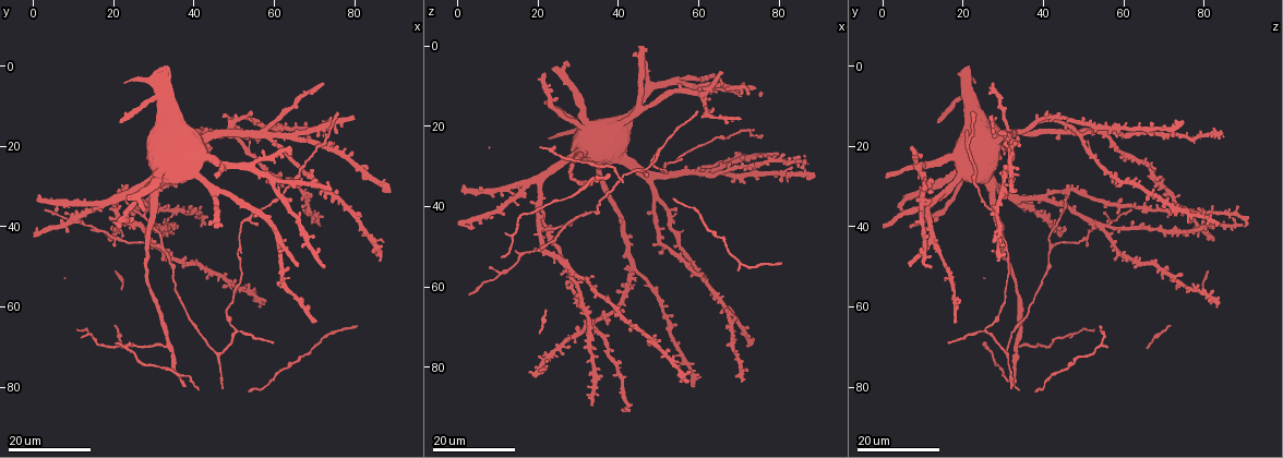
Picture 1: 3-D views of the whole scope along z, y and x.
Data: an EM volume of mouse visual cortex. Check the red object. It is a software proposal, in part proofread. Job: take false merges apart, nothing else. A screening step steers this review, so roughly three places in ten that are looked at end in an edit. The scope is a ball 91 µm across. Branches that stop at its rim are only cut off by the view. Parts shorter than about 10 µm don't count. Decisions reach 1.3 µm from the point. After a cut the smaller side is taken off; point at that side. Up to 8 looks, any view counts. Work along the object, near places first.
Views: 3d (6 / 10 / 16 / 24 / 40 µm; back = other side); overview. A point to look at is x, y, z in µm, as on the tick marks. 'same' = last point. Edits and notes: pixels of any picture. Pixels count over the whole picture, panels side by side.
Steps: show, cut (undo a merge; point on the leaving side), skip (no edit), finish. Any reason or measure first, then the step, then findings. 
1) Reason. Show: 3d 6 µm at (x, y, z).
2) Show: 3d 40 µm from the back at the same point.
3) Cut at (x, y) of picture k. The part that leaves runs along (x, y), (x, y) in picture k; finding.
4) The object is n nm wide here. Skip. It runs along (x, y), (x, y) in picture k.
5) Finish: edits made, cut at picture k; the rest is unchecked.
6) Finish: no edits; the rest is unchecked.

Three arms meet. Show: 3d 24 µm at (32.0, 45.0, 42.0).

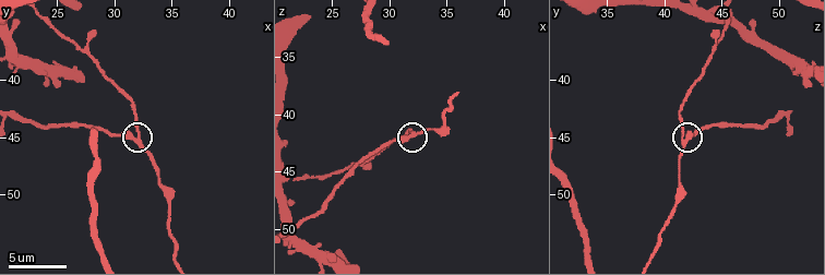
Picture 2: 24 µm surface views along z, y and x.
Zoom in. Show: 3d 10 µm at (31.4, 45.0, 42.0).

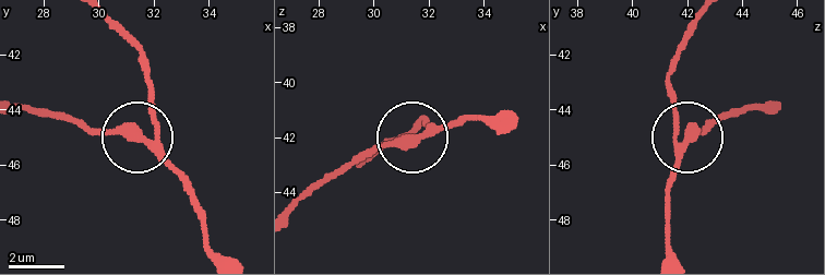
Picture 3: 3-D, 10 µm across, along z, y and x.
3 arms meet here. Skip. It runs along (111, 22), (138, 50), (154, 121), (140, 135), (79, 128) in picture 3; continuous, no second neuron.

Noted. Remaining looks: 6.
Small branch off a trunk. Show: 3d 24 µm at (20.5, 43.0, 50.5).

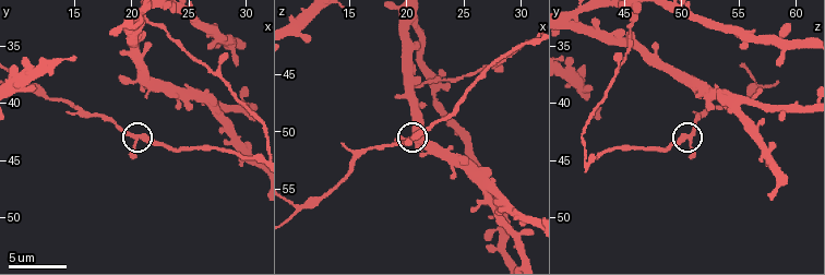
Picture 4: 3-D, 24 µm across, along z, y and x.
Zoom in. Show: 3d 10 µm at (20.2, 42.8, 50.6).

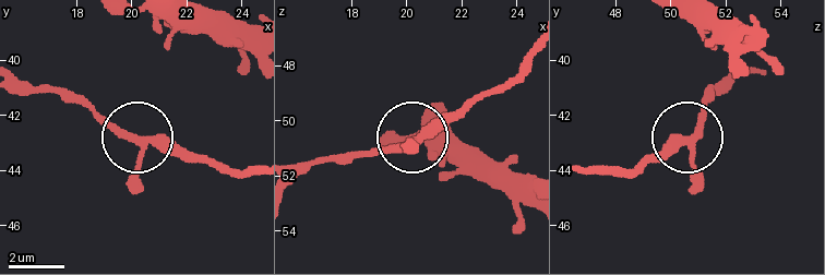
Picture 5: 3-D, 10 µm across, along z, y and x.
3 arms meet here. Skip. All the same neuron.

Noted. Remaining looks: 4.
Show: 3d 24 µm at (33.0, 70.0, 33.0).

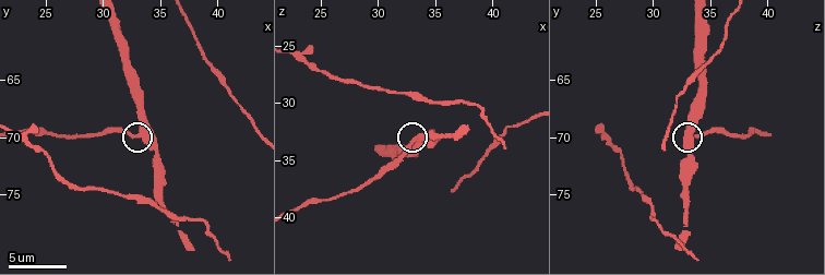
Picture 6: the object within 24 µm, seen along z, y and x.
Show: 3d 6 µm at (33.2, 70.0, 33.4).

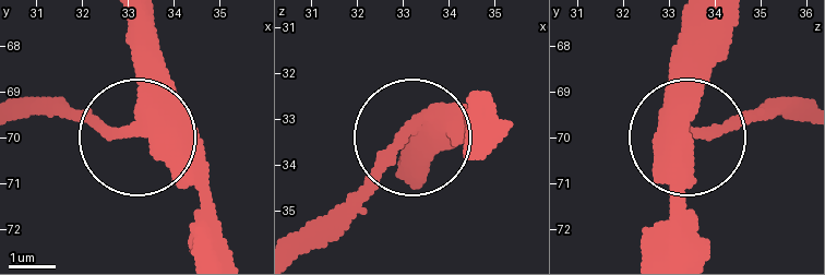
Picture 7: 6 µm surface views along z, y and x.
Cut at (97, 129) of picture 7. The part that leaves runs along (136, 118), (106, 126), (23, 115) in picture 7; a second neuron is stuck on.

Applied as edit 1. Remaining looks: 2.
Two arms in line, one across. Show: 3d 24 µm at (50.5, 66.0, 25.0).

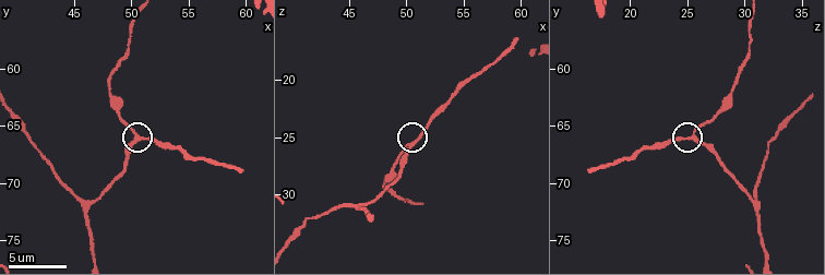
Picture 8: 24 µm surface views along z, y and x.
Show: 3d 6 µm at (50.4, 65.6, 25.6).

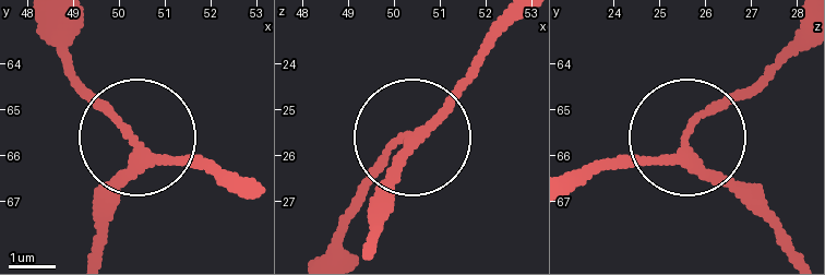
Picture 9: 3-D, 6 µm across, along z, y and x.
The side arm is 14 µm long; 3 arms meet here. Skip. All the same neuron.

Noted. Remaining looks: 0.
Finish: edits made, cut at picture 7; the rest is unchecked.

